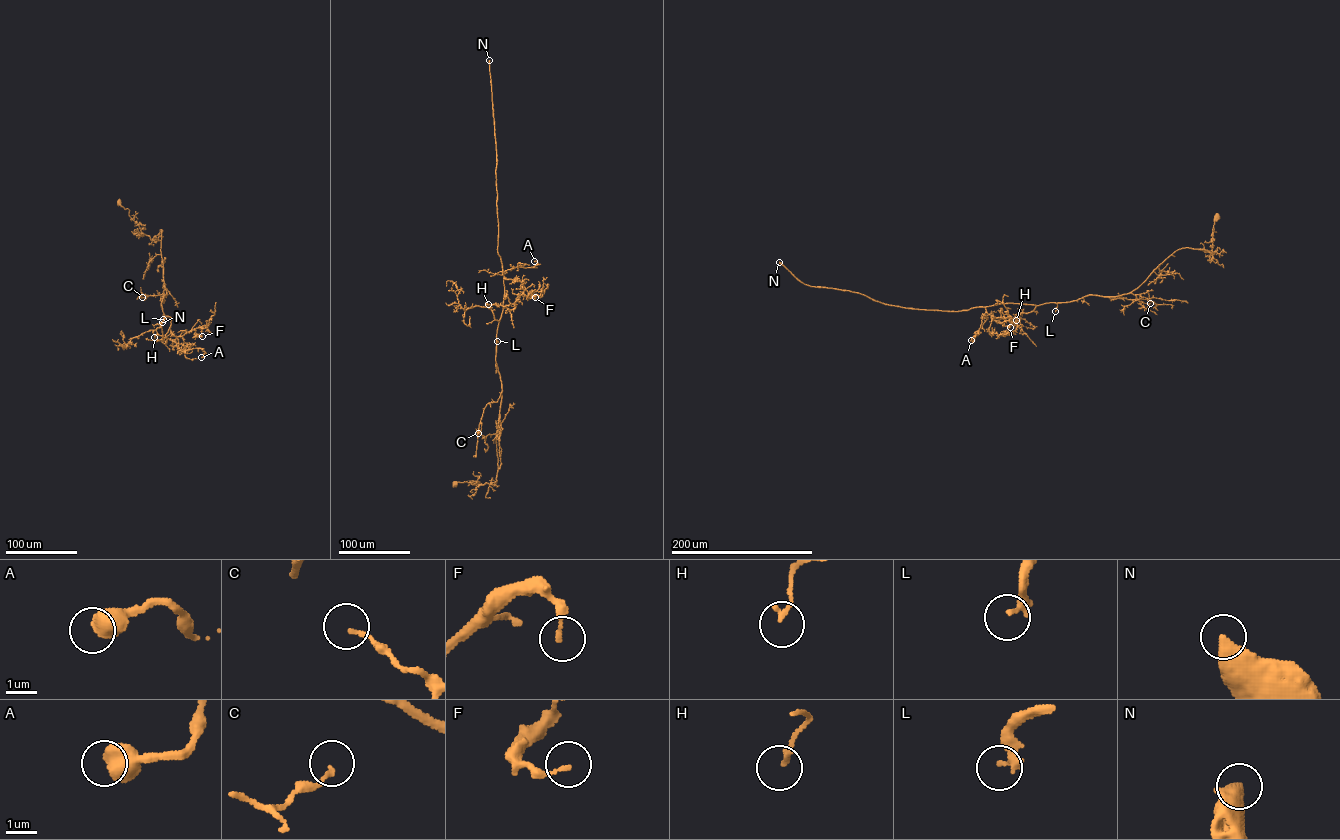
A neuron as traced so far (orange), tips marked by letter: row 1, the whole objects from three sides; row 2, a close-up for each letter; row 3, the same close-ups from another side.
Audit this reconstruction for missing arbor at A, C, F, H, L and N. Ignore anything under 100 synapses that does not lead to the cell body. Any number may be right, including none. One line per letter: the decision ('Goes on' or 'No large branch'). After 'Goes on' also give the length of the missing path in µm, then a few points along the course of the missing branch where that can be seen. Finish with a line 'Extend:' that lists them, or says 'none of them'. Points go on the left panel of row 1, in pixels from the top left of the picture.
A: No large branch
C: No large branch
F: No large branch
H: No large branch
L: Goes on. Missing length about 60 µm. Course of what is missing: (163, 319), (162, 331), (168, 346)
N: Goes on. Missing length about 400 µm. Course of what is missing: (162, 322), (163, 306), (186, 290), (231, 280), (251, 267), (257, 259), (254, 243), (242, 235), (231, 239)
Extend: L, N

